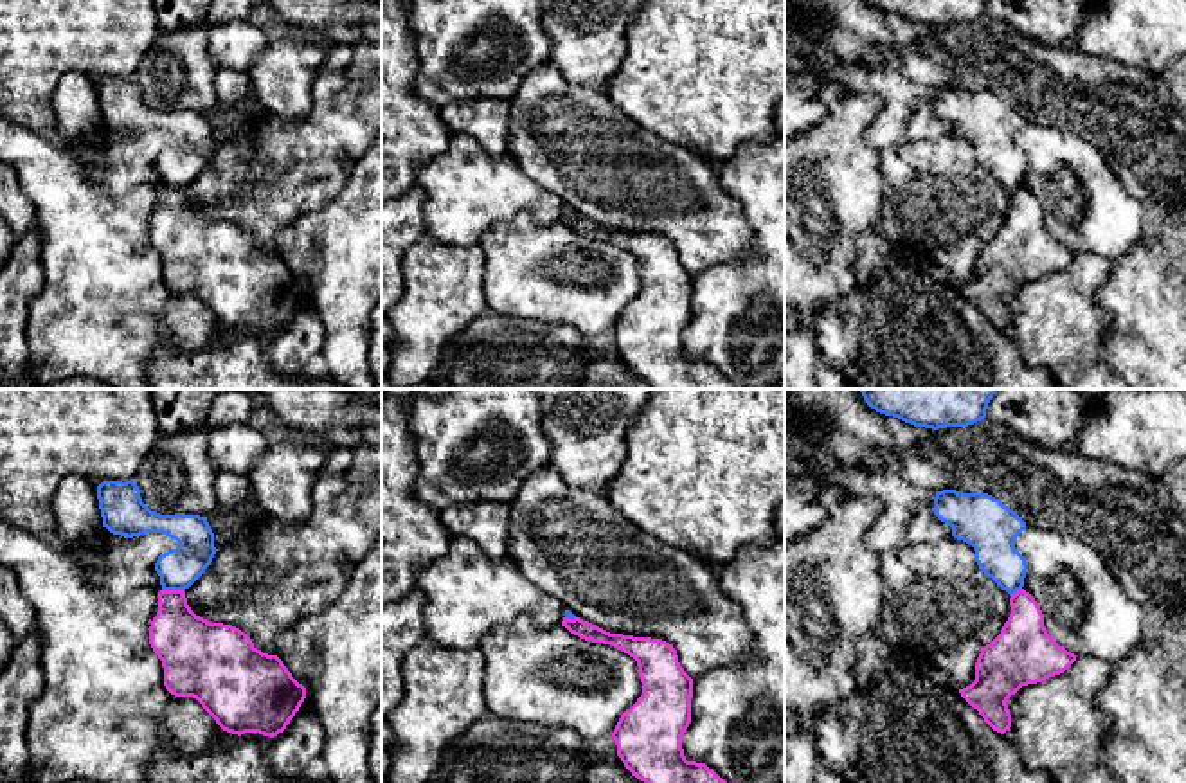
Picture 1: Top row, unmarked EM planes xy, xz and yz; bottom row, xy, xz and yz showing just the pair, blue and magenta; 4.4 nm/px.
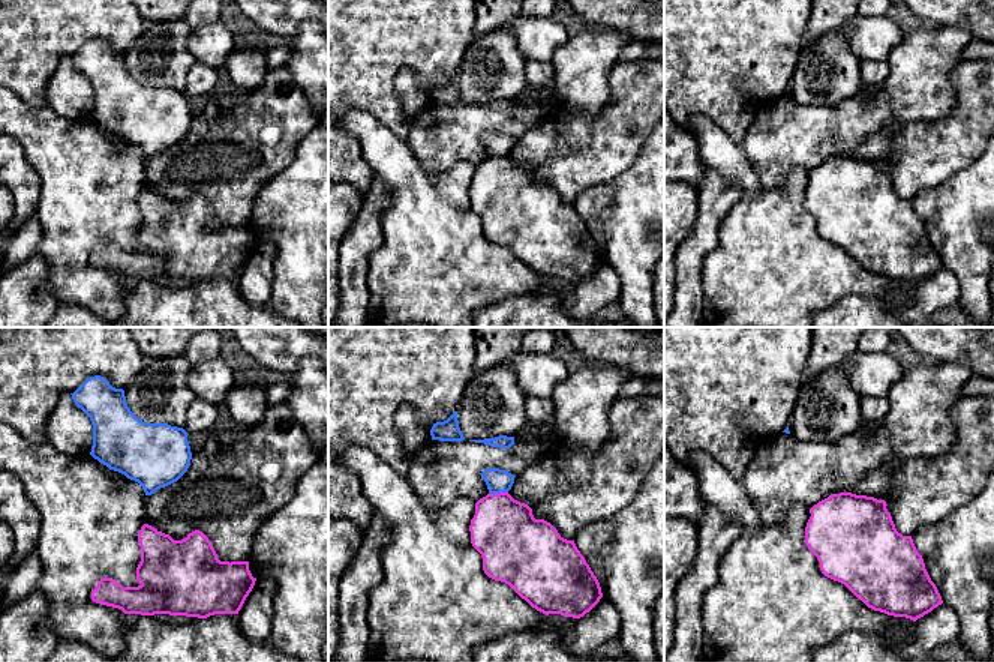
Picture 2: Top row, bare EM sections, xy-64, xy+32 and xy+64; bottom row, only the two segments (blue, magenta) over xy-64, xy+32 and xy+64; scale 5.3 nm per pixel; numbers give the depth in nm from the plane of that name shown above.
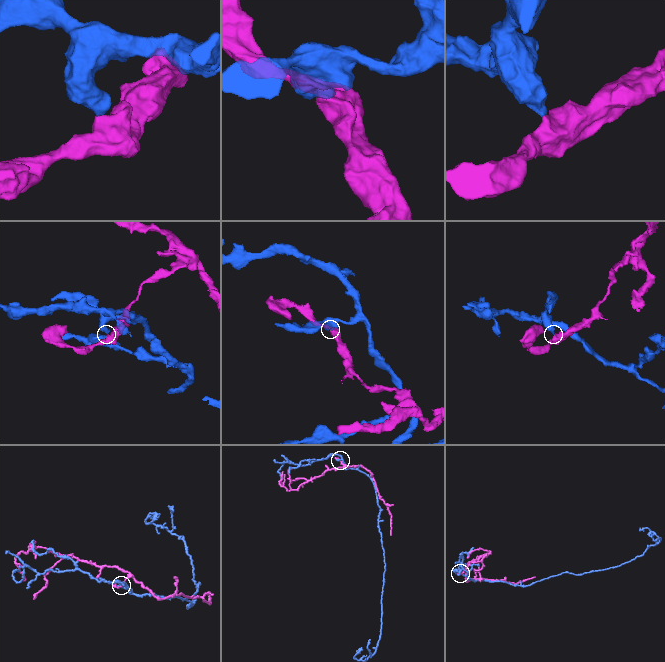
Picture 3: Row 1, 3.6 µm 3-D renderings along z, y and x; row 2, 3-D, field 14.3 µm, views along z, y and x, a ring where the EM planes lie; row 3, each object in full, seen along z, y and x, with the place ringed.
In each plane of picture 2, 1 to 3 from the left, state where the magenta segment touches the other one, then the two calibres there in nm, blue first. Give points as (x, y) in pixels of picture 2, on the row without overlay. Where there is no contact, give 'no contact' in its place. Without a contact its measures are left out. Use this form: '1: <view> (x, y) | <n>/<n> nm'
1: no contact
2: xy+32 (498, 156) | 130/360 nm
3: no contact

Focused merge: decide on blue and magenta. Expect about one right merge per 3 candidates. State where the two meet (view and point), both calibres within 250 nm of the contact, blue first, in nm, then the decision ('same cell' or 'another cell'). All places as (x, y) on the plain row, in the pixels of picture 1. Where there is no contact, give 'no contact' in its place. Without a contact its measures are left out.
xy (173, 186) | 180/280 nm | another cell

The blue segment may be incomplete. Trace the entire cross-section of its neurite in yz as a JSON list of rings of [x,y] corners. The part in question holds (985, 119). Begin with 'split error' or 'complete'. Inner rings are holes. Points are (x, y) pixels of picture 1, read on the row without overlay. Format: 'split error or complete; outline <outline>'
complete; outline [[[936,88],[934,112],[952,124],[952,133],[970,140],[975,158],[1010,193],[1024,184],[1026,155],[1015,146],[1026,119],[988,90]]]

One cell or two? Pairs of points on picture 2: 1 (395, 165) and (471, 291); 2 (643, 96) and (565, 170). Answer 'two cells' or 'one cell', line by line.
1: one cell
2: one cell

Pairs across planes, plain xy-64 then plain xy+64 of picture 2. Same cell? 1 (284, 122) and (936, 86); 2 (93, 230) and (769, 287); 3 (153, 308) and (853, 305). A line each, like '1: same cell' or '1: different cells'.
1: different cells
2: same cell
3: same cell

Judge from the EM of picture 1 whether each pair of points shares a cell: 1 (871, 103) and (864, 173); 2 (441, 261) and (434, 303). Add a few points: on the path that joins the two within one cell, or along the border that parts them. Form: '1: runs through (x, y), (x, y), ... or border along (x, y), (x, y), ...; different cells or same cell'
1: runs through (855, 121), (855, 155); same cell
2: runs through (441, 272), (441, 292); same cell

